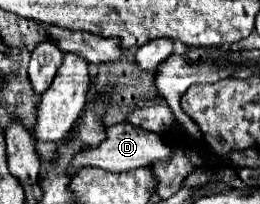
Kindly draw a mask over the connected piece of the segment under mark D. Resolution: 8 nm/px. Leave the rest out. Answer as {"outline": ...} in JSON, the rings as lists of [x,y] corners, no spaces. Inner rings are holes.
{"outline":[[[120,123],[106,127],[106,139],[98,147],[84,147],[74,155],[70,161],[68,169],[78,169],[78,167],[100,167],[106,171],[132,171],[138,167],[148,167],[156,159],[168,159],[170,157],[170,147],[164,143],[164,139],[158,133],[144,131],[140,127],[134,127],[130,123]]]}

